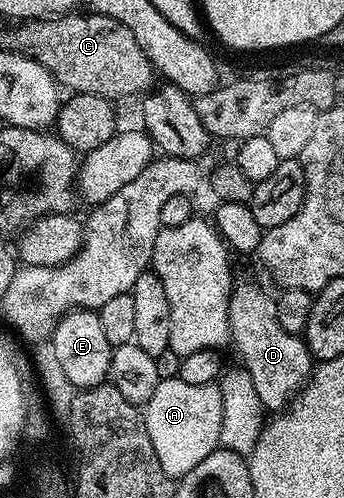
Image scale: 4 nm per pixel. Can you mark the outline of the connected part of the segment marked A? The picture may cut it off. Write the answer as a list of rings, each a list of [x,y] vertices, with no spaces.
[[[177,378],[160,380],[154,394],[144,406],[147,434],[154,454],[167,476],[178,480],[203,458],[219,447],[222,422],[222,398],[219,385],[191,385]]]

